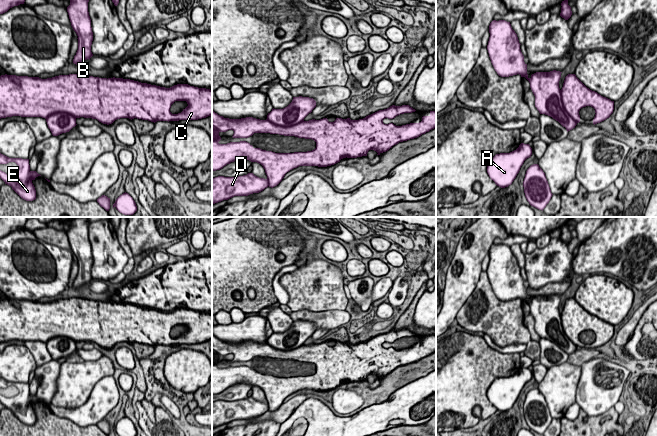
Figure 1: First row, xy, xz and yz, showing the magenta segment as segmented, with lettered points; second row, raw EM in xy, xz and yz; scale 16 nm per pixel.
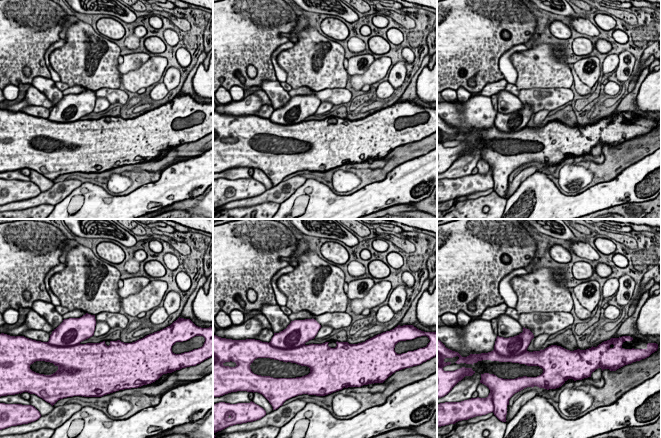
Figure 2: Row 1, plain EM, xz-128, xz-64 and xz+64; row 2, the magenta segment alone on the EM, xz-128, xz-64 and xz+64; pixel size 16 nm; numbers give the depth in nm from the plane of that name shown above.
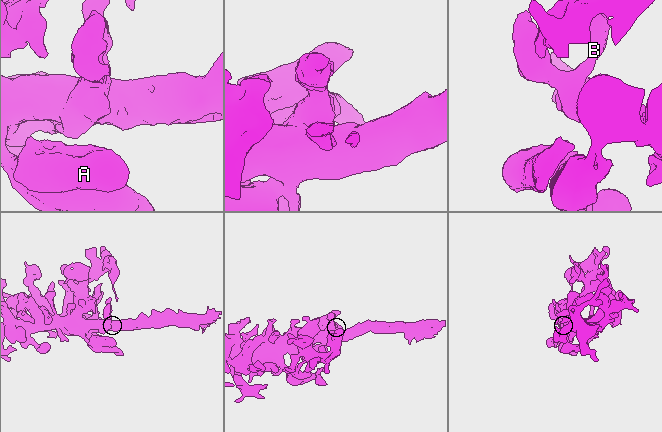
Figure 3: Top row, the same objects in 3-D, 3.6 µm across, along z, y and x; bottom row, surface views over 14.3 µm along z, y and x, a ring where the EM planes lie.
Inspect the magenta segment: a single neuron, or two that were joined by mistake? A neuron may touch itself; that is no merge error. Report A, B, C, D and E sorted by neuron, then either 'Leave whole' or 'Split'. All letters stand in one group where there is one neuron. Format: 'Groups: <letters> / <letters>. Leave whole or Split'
Groups: A C E / B D. Split

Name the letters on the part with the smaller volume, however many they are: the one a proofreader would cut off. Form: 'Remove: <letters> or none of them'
Remove: B, D

